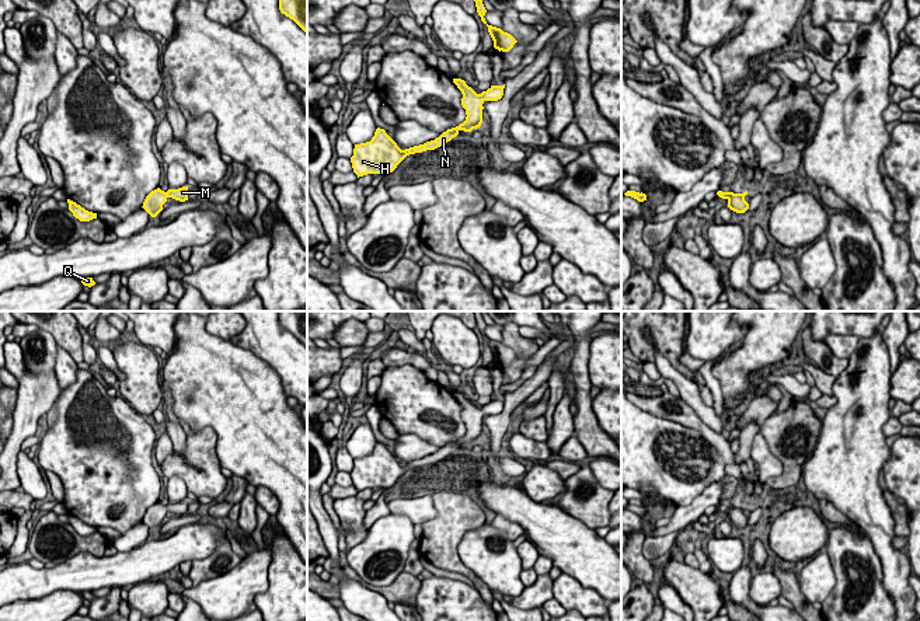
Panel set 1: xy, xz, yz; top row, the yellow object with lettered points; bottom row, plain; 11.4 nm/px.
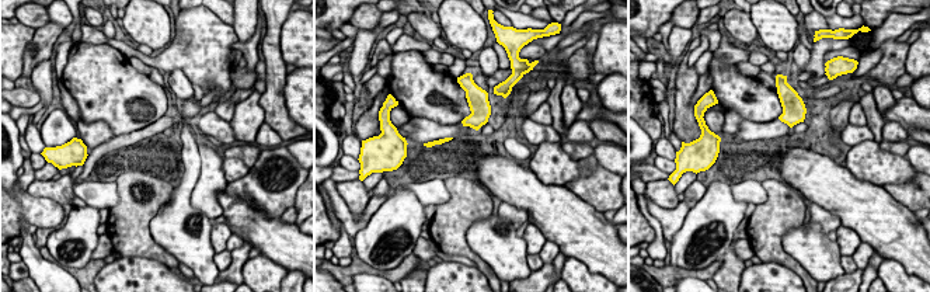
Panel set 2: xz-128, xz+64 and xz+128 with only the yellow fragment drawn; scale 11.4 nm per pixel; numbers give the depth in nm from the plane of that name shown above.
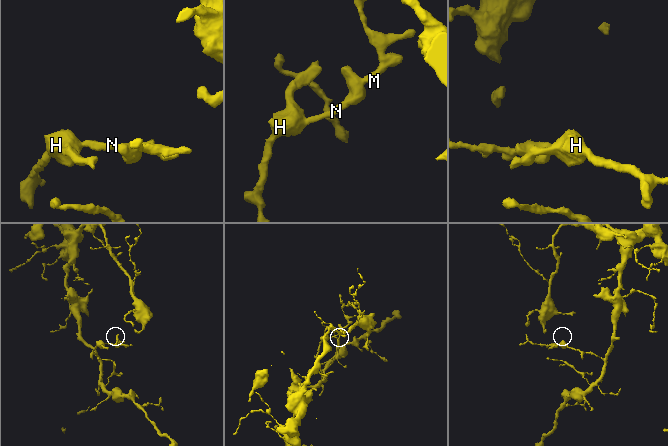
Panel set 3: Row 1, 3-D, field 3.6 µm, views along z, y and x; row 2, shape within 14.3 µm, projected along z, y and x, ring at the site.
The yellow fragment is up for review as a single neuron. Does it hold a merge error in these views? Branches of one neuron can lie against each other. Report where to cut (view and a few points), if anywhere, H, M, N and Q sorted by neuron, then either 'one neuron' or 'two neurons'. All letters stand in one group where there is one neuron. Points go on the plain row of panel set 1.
no cut | H M N Q | one neuron

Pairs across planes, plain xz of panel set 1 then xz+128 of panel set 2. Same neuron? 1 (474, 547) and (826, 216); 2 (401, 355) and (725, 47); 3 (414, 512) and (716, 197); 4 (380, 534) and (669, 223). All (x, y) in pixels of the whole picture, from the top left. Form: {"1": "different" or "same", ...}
{"1": "different", "2": "different", "3": "different", "4": "different"}

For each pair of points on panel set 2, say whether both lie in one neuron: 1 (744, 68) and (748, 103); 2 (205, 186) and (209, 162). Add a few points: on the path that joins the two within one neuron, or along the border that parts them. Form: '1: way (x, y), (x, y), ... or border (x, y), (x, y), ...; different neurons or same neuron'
1: border (735, 63), (739, 72), (755, 77); different neurons
2: way (209, 180), (209, 167); same neuron

